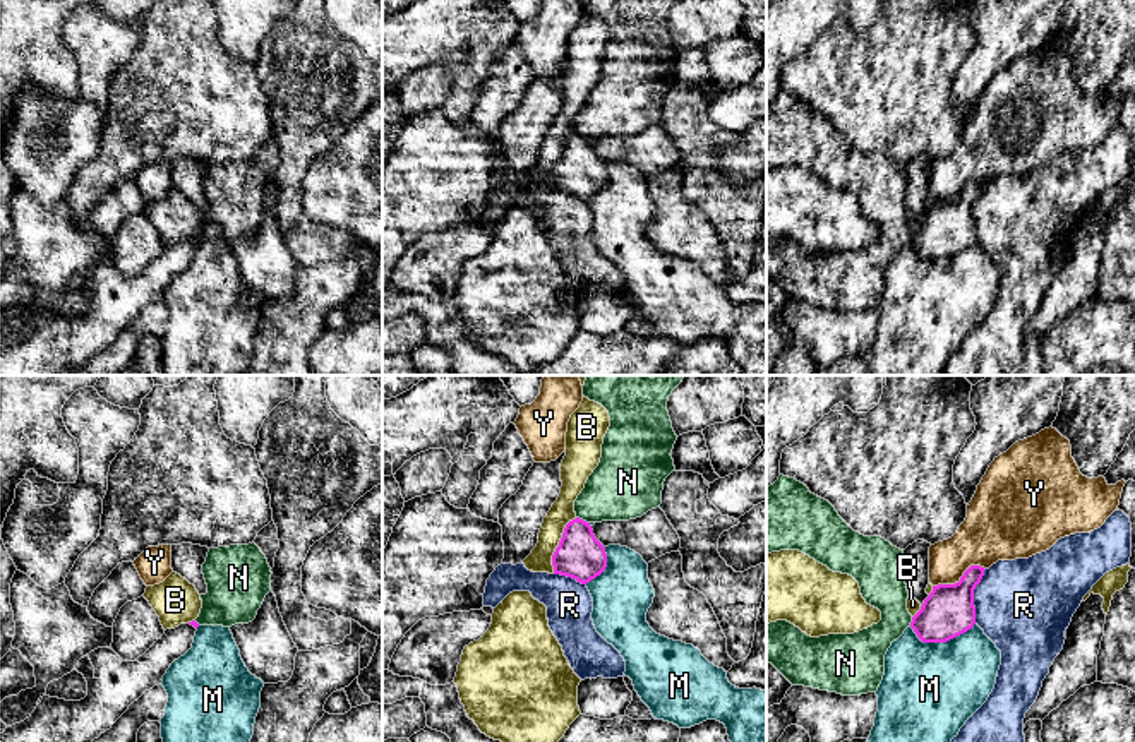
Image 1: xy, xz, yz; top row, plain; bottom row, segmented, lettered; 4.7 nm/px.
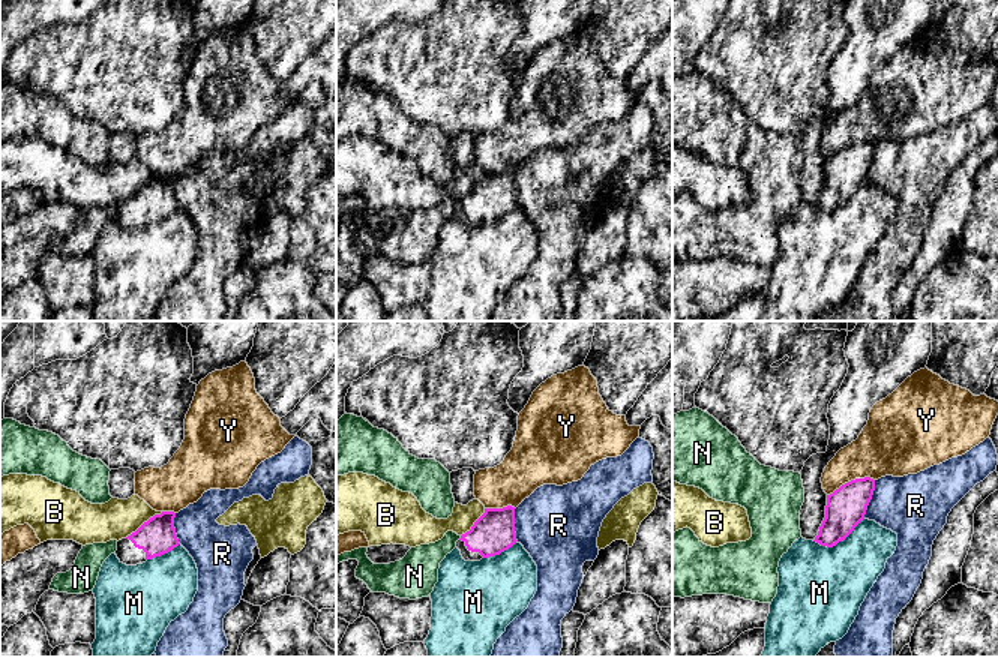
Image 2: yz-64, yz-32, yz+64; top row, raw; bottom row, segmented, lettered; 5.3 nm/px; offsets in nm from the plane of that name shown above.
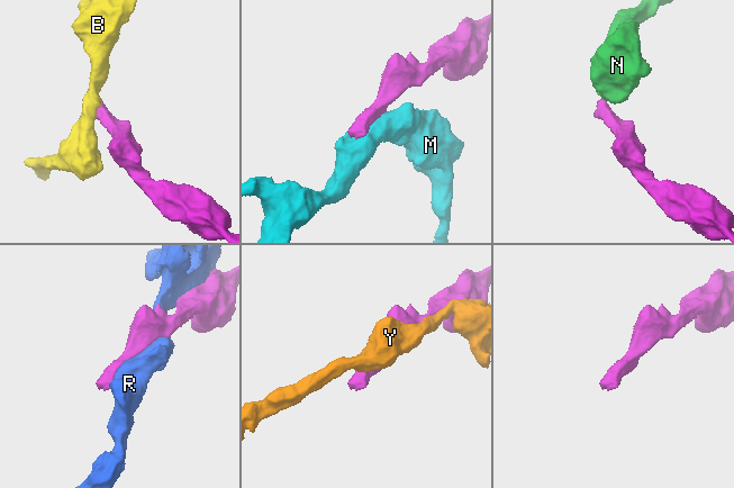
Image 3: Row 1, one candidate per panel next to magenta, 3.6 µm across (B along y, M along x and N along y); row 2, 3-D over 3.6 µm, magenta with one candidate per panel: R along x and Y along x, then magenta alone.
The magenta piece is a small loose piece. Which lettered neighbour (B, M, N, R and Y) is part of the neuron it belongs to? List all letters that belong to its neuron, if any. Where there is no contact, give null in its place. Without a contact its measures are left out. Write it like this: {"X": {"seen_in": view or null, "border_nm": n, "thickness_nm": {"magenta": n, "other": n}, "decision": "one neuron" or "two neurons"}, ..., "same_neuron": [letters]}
{"B": {"seen_in": "xz", "border_nm": 160, "thickness_nm": {"magenta": 220, "other": 120}, "decision": "two neurons"}, "M": {"seen_in": "yz", "border_nm": 320, "thickness_nm": {"magenta": 240, "other": 440}, "decision": "two neurons"}, "N": {"seen_in": "xz", "border_nm": 70, "thickness_nm": {"magenta": 220, "other": 320}, "decision": "two neurons"}, "R": {"seen_in": "yz", "border_nm": 260, "thickness_nm": {"magenta": 240, "other": 440}, "decision": "two neurons"}, "Y": {"seen_in": "yz", "border_nm": 260, "thickness_nm": {"magenta": 240, "other": 260}, "decision": "two neurons"}, "same_neuron": []}

